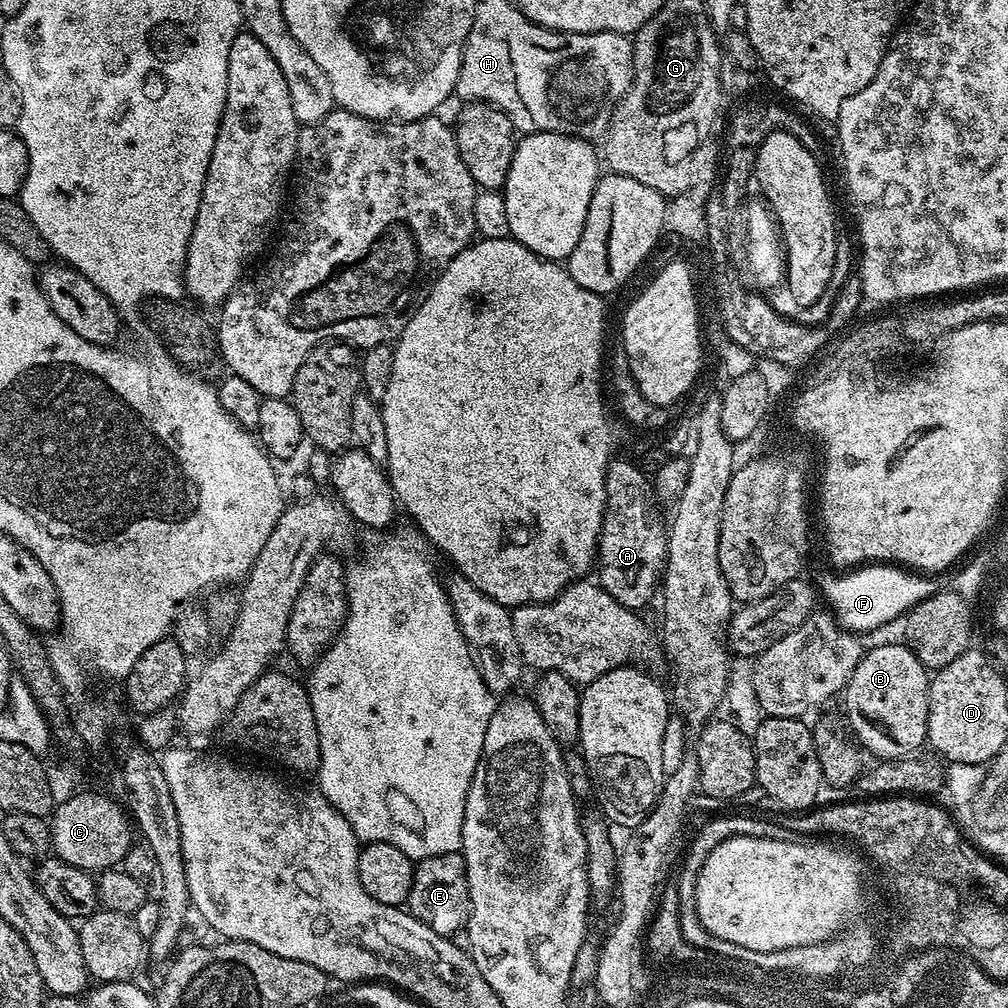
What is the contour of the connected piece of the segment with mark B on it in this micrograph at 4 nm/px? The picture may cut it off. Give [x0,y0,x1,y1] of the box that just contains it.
[842,642,929,760]

